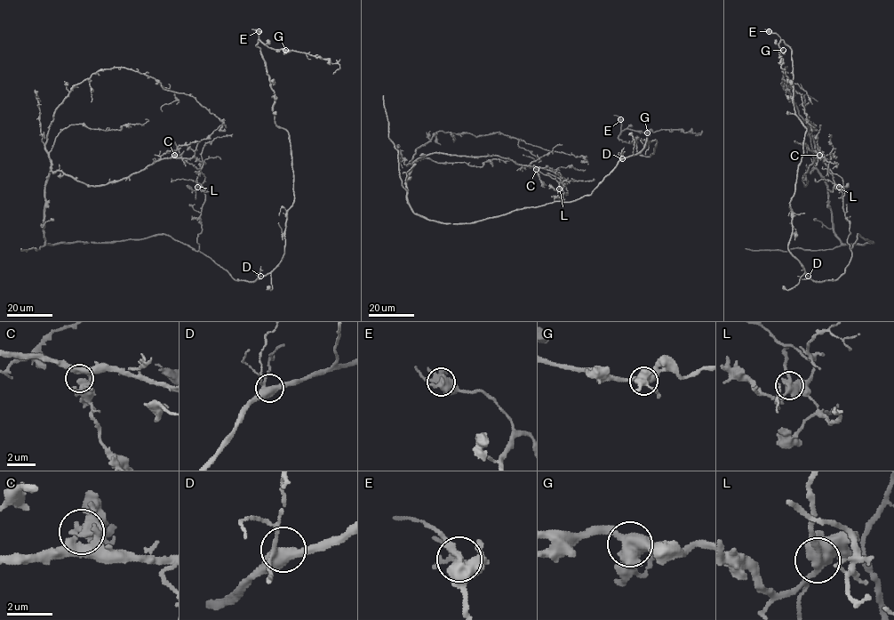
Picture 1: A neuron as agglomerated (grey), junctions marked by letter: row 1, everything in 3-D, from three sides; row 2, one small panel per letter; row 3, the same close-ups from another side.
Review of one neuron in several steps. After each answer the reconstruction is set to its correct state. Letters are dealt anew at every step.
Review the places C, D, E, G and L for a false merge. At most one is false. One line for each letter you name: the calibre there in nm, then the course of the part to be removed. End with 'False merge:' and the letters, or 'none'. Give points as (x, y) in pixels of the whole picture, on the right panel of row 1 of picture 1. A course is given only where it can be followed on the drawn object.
False merge: none

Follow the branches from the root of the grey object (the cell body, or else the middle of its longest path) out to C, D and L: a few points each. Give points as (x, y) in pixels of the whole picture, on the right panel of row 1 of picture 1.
C: (842, 205), (844, 189), (834, 181), (828, 169), (828, 163), (824, 157), (818, 158), (819, 155)
D: (842, 205), (850, 224), (847, 243), (852, 253), (846, 271), (834, 280), (814, 281), (808, 276)
L: (842, 205), (844, 190), (839, 187)

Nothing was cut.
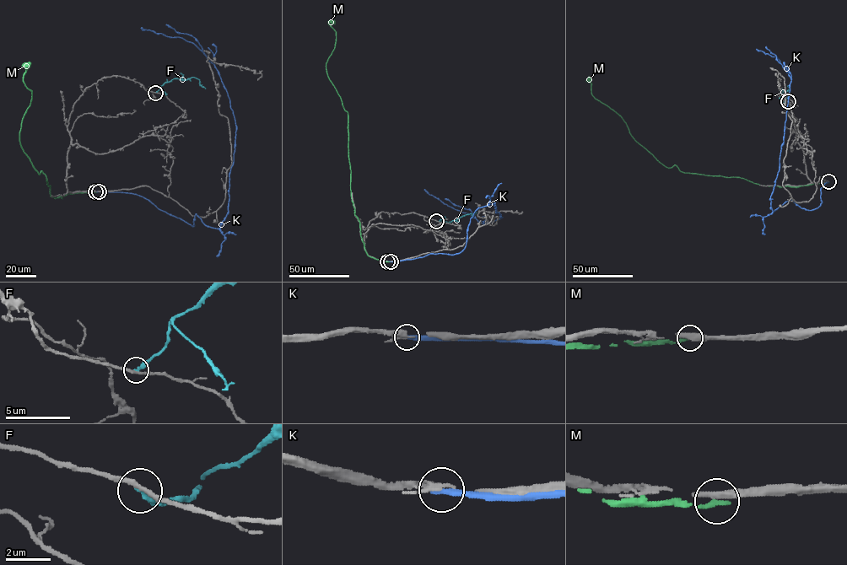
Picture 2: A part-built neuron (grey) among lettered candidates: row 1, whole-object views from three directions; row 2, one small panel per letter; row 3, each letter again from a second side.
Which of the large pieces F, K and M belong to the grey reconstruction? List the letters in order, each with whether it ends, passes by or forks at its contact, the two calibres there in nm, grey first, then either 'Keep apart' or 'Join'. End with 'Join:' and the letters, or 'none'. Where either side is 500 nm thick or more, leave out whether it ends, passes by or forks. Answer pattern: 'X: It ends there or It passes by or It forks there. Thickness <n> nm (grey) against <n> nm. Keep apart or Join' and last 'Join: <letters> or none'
F: It ends there. Thickness 200 nm (grey) against 240 nm. Keep apart
K: It ends there. Thickness 180 nm (grey) against 300 nm. Keep apart
M: Thickness 500 nm (grey) against 240 nm. Keep apart
Join: none

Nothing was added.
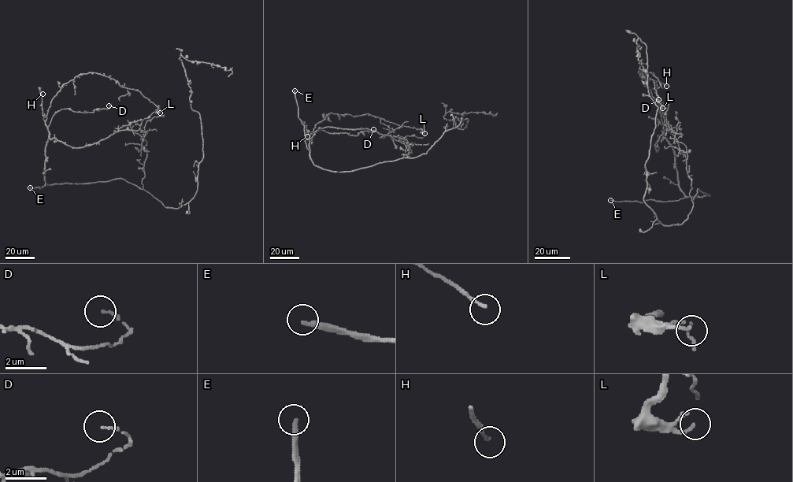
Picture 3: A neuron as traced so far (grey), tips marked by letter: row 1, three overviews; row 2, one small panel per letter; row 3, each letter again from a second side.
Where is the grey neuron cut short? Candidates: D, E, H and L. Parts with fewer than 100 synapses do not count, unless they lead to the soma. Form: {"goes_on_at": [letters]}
{"goes_on_at": ["E"]}

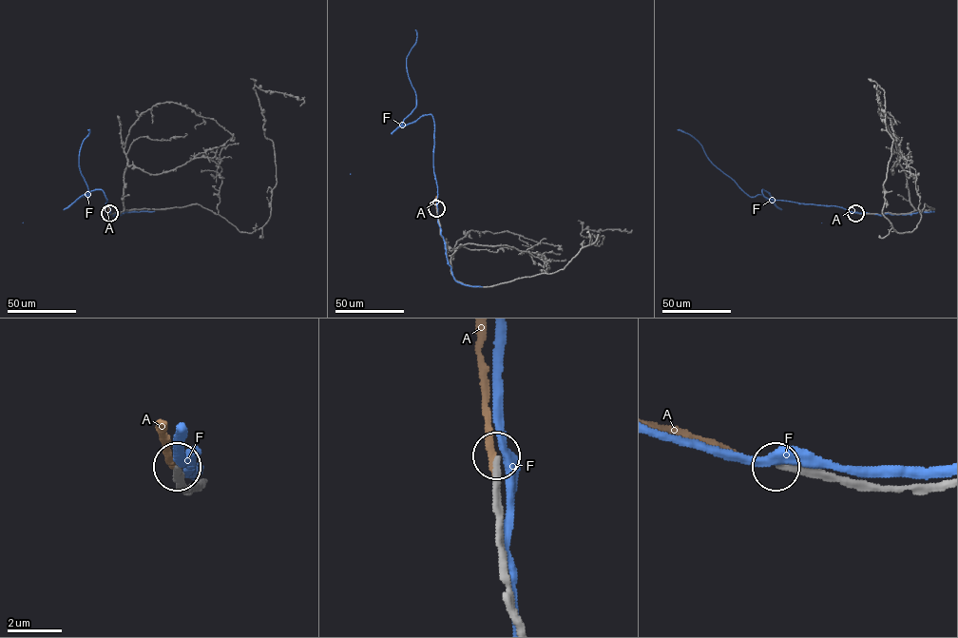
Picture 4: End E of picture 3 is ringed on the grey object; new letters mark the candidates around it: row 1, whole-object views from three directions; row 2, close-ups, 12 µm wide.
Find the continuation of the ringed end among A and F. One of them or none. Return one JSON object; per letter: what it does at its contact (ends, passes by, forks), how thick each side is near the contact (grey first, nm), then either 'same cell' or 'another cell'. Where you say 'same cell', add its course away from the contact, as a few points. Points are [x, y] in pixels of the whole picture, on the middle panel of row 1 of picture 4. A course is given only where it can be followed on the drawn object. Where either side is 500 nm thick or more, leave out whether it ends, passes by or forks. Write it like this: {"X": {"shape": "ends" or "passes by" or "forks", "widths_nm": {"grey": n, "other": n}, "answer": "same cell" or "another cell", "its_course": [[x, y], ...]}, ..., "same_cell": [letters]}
{"A": {"shape": "ends", "widths_nm": {"grey": 280, "other": 280}, "answer": "another cell"}, "F": {"shape": "passes by", "widths_nm": {"grey": 200, "other": 400}, "answer": "another cell"}, "same_cell": []}

